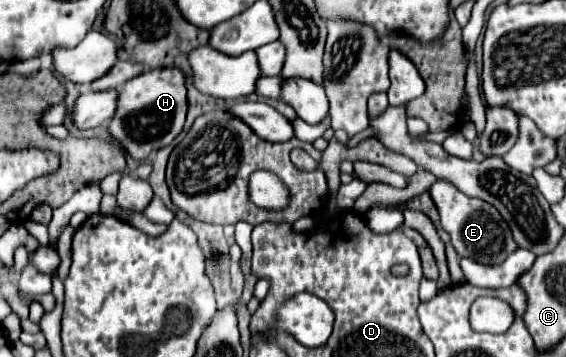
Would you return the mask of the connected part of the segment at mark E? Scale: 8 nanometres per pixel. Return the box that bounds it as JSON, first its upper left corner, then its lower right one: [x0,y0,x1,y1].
[430,180,518,264]

